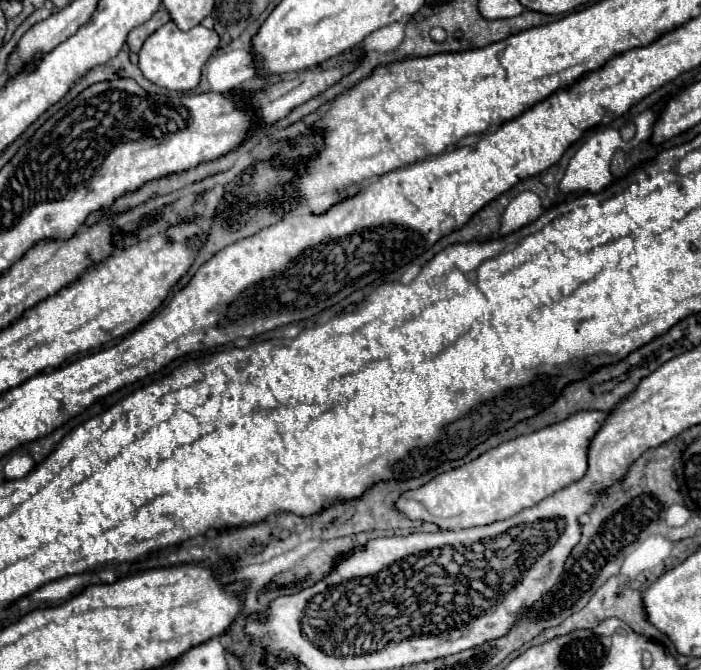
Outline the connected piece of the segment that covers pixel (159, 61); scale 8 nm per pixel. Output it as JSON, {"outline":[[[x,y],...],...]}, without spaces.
{"outline":[[[168,21],[144,41],[138,53],[138,67],[148,81],[160,87],[190,91],[200,83],[202,67],[208,61],[208,57],[214,55],[214,51],[218,49],[218,43],[220,43],[220,37],[212,29],[196,25],[190,31],[180,31],[172,21]]]}

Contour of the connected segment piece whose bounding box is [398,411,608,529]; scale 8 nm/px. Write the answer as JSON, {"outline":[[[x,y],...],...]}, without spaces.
{"outline":[[[578,411],[560,423],[502,443],[458,469],[436,475],[420,489],[404,493],[398,509],[410,519],[432,521],[440,529],[470,529],[508,519],[586,475],[588,447],[606,415],[606,411]]]}

